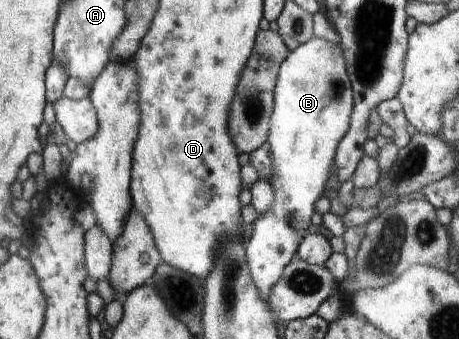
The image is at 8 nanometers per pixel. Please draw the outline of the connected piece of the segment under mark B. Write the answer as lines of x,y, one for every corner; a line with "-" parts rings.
312,36
306,43
288,54
280,64
274,90
274,107
267,137
273,161
274,177
271,183
275,193
272,209
254,220
252,237
246,241
245,256
251,276
267,303
272,286
283,274
287,263
295,256
306,230
312,224
315,203
333,182
335,153
340,140
347,134
353,110
353,89
347,74
343,51
326,38

